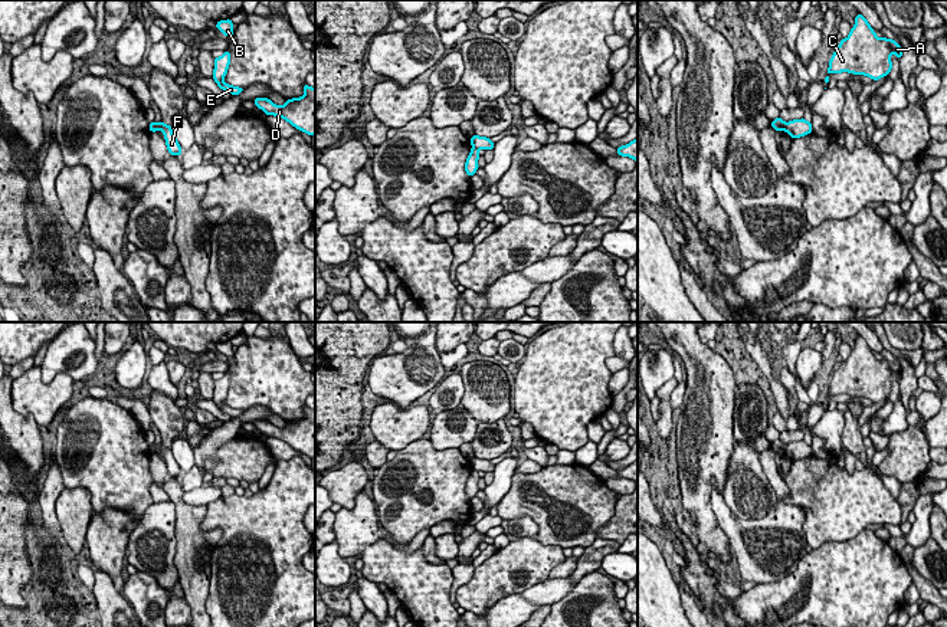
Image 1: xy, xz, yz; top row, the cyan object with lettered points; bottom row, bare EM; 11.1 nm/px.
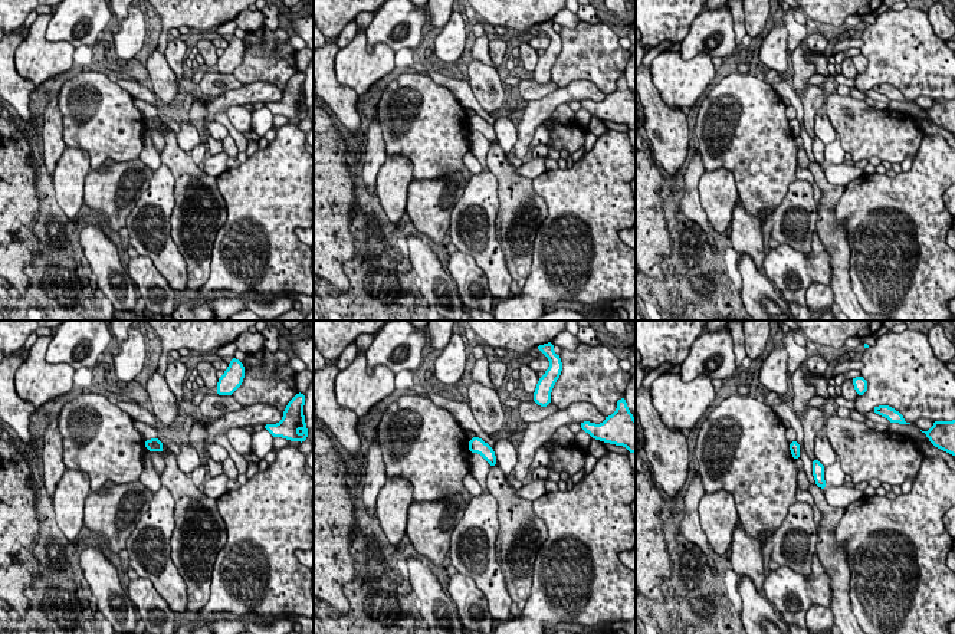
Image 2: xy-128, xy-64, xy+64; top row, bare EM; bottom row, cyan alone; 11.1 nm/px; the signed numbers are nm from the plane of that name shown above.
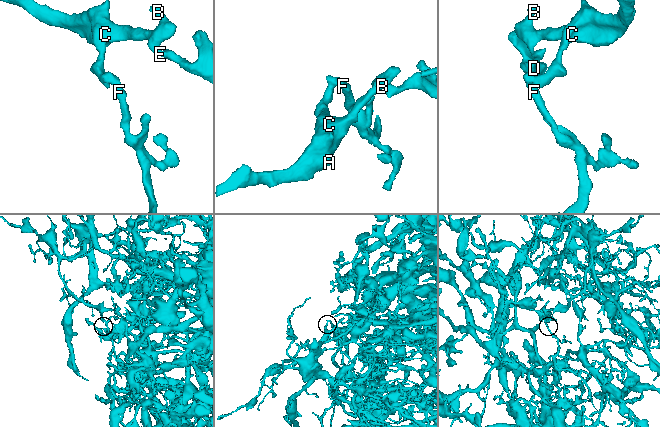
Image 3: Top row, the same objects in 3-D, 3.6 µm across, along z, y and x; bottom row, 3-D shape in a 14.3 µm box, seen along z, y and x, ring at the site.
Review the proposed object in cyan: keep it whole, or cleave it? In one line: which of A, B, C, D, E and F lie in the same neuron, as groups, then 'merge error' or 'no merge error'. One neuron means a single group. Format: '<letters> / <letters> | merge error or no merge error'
A B C D E / F | merge error

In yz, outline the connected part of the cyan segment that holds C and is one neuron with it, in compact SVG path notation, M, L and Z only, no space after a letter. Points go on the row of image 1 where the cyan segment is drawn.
M858 14L849 36L840 40L829 60L825 82L829 82L830 73L840 72L865 75L878 81L889 75L892 52L901 59L902 47L892 39L879 39L866 19Z

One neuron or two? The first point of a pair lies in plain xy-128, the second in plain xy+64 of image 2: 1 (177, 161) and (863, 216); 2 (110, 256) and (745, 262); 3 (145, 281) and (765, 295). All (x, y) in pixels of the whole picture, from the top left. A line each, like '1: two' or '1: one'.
1: two
2: one
3: two

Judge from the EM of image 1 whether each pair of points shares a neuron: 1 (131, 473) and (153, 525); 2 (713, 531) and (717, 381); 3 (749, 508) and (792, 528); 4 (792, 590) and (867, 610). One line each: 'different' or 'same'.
1: different
2: same
3: different
4: same

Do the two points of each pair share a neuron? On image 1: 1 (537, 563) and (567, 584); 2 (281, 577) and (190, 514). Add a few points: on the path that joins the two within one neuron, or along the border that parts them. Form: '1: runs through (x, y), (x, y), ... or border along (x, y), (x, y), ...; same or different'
1: border along (547, 578), (518, 593); different
2: border along (206, 506), (200, 528), (222, 532), (210, 554); different

